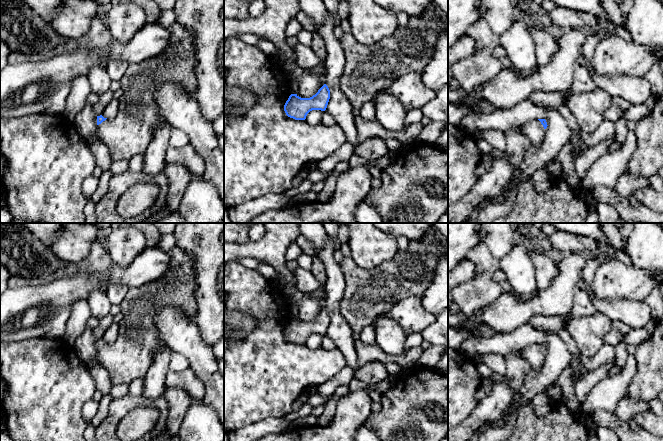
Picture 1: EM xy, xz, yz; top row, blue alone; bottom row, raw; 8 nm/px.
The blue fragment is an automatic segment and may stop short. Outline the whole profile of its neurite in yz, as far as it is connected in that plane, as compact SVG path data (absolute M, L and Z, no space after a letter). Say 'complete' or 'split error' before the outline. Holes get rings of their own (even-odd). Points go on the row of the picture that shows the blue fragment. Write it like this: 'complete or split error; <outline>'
split error; M528 119L523 125L519 126L519 128L530 140L531 146L538 147L543 142L547 126L545 119Z

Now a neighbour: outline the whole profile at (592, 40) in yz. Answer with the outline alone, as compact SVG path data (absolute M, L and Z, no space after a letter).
M600 31L596 33L587 34L586 40L582 47L582 56L590 61L596 49L596 46L607 36L608 34Z

